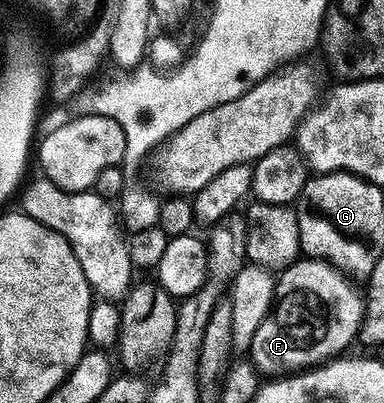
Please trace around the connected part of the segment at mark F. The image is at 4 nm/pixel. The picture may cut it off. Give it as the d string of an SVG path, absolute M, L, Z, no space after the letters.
M301 257L279 272L276 279L276 298L268 316L258 325L250 348L250 362L264 377L283 377L289 373L307 371L339 356L353 342L357 342L360 323L364 319L364 299L345 276L321 259Z

